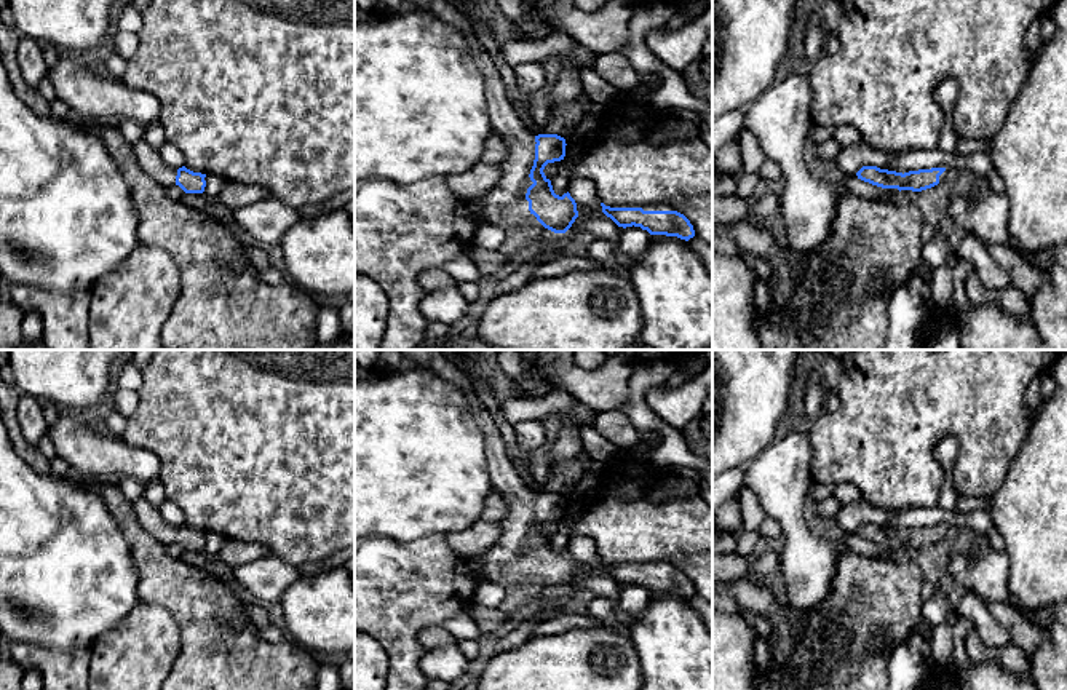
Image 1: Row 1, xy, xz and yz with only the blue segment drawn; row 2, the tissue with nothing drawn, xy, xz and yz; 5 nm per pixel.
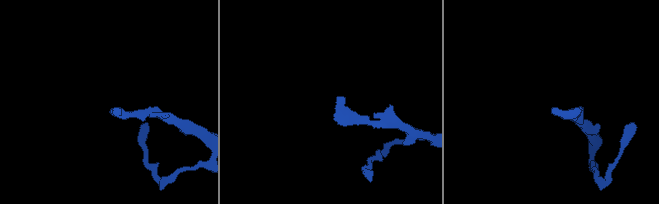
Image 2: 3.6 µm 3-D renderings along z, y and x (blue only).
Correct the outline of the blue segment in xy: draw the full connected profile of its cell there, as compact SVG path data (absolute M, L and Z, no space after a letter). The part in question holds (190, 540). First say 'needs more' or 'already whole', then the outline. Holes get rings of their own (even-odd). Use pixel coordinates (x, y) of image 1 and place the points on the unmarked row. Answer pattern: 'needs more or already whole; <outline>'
needs more; M144 497L134 503L134 513L142 529L163 545L179 543L185 551L203 551L206 545L206 532L193 530L185 524L179 527L169 525L160 514L158 508Z

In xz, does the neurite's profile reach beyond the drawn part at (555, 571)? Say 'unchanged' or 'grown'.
grown

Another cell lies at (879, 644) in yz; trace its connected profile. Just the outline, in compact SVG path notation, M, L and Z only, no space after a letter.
M880 628L869 640L869 655L882 653L888 655L891 658L893 647L890 645L887 639L887 631L885 628Z

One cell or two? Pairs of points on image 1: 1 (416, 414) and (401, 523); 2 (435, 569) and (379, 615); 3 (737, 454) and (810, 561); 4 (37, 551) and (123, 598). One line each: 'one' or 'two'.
1: one
2: one
3: two
4: one

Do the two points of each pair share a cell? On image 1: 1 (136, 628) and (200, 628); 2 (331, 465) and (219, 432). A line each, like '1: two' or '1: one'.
1: two
2: one

